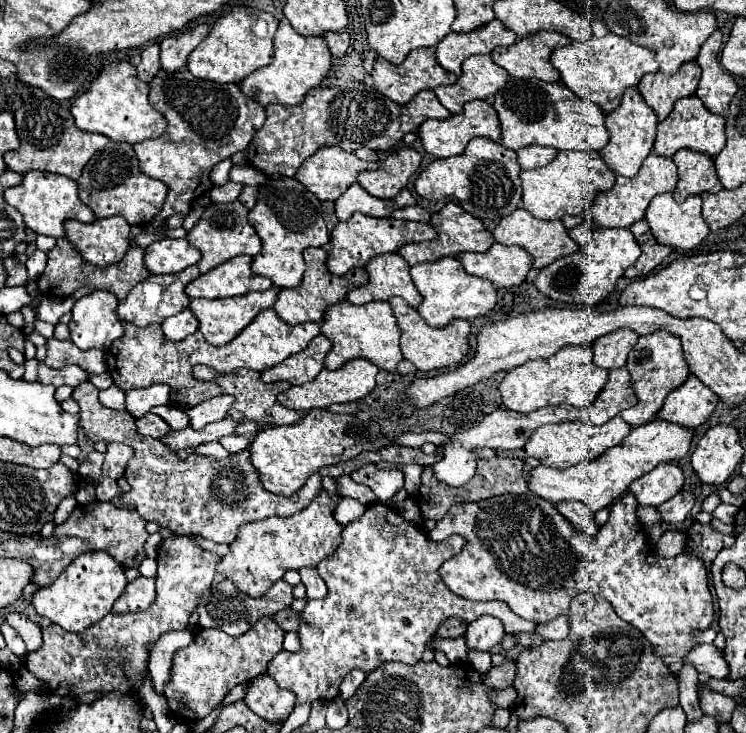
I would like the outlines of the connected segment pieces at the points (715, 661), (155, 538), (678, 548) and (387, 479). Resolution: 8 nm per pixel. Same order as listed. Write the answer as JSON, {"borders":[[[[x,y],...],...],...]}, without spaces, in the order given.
{"borders":[[[[701,643],[695,651],[691,651],[691,655],[687,655],[685,661],[691,661],[699,673],[707,673],[715,679],[727,679],[729,675],[729,665],[715,645]]],[[[159,533],[149,535],[149,537],[147,537],[147,541],[145,541],[145,555],[147,555],[147,557],[151,557],[151,559],[155,559],[157,549],[159,549],[159,543],[161,543],[161,535],[159,535]]],[[[667,529],[659,543],[655,545],[655,551],[661,555],[661,557],[675,557],[675,555],[681,555],[687,547],[687,535],[683,531],[677,531],[677,529]]],[[[365,465],[351,473],[351,479],[355,483],[367,485],[379,501],[389,501],[399,489],[403,489],[403,473],[399,469],[379,471],[375,465]]]]}

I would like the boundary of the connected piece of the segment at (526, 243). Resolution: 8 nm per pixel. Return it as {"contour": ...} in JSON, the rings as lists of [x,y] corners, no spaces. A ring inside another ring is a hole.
{"contour":[[[515,209],[511,215],[499,221],[499,225],[493,229],[493,235],[495,235],[495,241],[501,245],[519,245],[525,251],[529,251],[533,255],[535,269],[543,269],[551,265],[555,259],[577,251],[577,243],[567,235],[567,229],[561,221],[539,221],[531,217],[525,209]]]}

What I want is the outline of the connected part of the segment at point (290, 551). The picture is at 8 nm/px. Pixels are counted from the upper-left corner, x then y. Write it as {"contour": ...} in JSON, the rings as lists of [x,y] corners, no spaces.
{"contour":[[[321,491],[307,509],[291,517],[269,517],[243,525],[239,529],[239,539],[231,543],[231,551],[221,559],[217,573],[223,573],[251,597],[261,597],[275,581],[283,577],[285,571],[315,567],[341,545],[343,525],[333,517],[339,501],[339,495]]]}

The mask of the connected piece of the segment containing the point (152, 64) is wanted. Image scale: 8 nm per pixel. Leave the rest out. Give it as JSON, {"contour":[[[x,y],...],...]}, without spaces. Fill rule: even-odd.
{"contour":[[[153,43],[141,53],[141,63],[137,65],[137,77],[145,83],[151,83],[155,73],[159,71],[159,67],[161,67],[161,63],[159,63],[159,45]]]}

